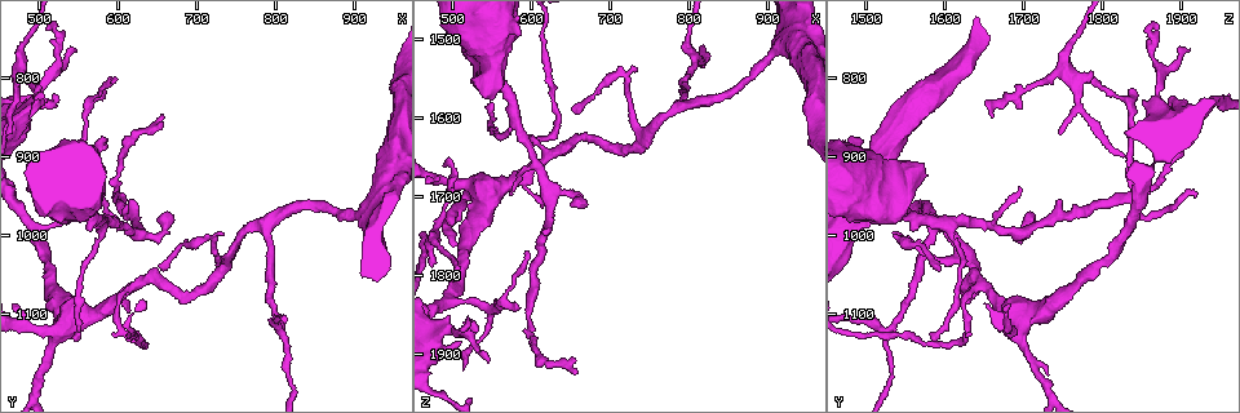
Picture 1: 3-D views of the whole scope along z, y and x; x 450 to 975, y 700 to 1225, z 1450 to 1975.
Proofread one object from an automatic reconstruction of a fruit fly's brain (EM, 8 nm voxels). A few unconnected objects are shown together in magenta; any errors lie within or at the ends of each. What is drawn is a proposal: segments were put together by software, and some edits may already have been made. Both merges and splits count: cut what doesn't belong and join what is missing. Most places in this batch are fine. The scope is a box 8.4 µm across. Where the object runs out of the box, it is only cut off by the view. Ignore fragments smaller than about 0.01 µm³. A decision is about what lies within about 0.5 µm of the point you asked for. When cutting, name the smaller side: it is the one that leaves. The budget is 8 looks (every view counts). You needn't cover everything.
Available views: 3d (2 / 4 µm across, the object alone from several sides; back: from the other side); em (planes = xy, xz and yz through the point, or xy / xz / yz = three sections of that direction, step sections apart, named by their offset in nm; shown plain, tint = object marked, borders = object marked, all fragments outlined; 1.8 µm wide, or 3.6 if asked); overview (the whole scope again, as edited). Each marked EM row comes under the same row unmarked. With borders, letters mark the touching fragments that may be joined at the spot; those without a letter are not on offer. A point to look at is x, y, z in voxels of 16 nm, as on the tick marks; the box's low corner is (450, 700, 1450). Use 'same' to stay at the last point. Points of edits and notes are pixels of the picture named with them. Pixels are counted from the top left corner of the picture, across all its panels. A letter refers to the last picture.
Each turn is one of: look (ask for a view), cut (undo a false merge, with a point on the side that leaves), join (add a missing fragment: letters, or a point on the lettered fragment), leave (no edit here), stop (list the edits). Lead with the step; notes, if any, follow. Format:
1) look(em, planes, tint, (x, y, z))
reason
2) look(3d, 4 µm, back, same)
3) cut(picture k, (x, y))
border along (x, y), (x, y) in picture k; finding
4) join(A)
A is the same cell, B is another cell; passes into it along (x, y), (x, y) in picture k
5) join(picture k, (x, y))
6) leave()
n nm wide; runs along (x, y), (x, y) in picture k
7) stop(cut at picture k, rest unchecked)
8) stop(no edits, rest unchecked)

look(em, yz, step 16, tint, (925, 960, 1505))
looks like a crossing

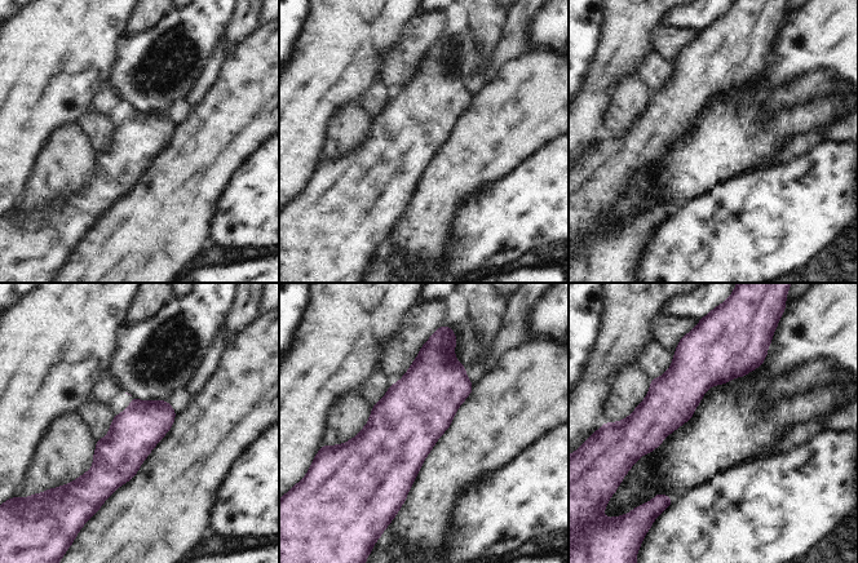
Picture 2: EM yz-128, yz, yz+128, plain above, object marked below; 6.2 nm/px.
look(em, planes, tint, same)
another direction

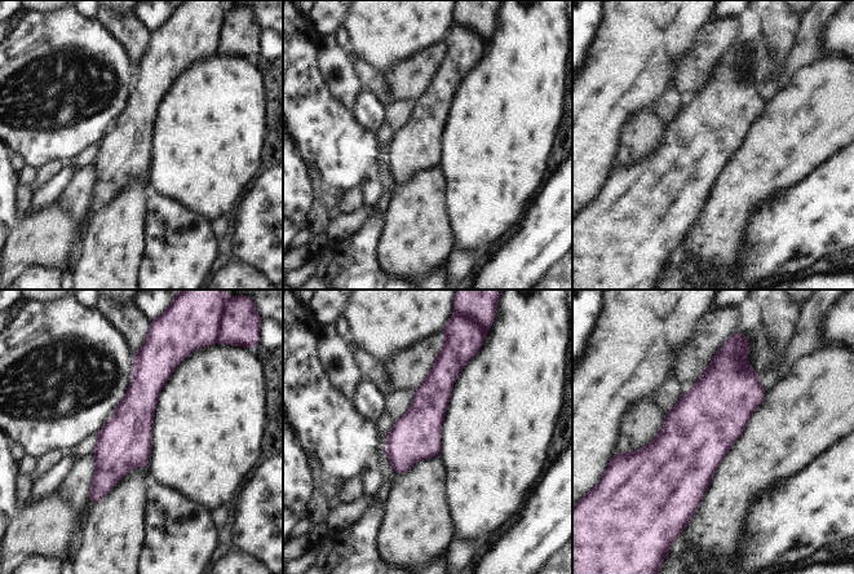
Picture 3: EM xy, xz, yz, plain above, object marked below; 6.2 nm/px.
look(em, planes, borders, same)

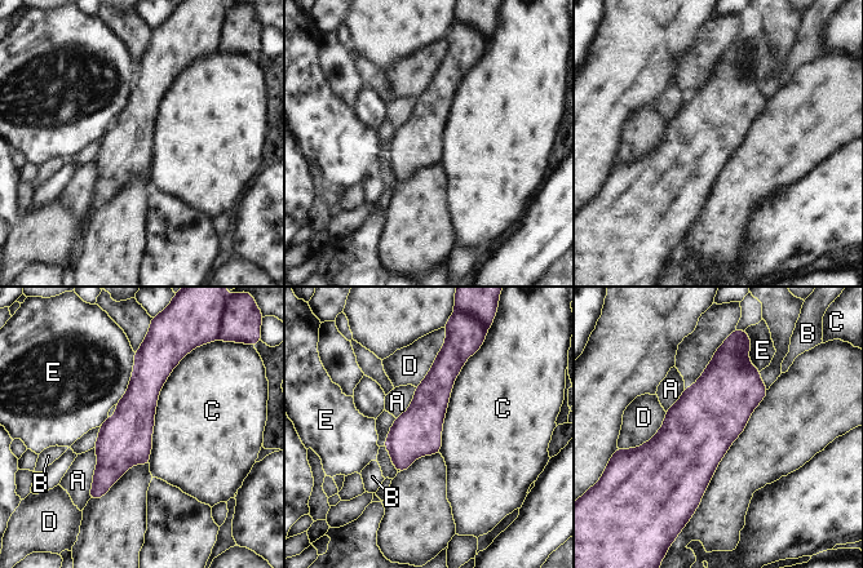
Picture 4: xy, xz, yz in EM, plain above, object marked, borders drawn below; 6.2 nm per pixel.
leave()
A, B, C, D and E are other cells; all the same neuron

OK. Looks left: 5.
look(3d, 2 µm, (790, 985, 1585))
a fork

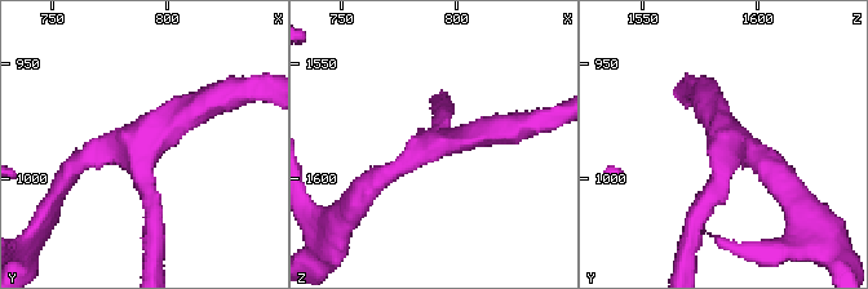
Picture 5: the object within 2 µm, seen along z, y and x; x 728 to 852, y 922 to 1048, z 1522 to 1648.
look(em, 3.6 µm, yz, step 8, tint, (784, 983, 1586))
3 arms

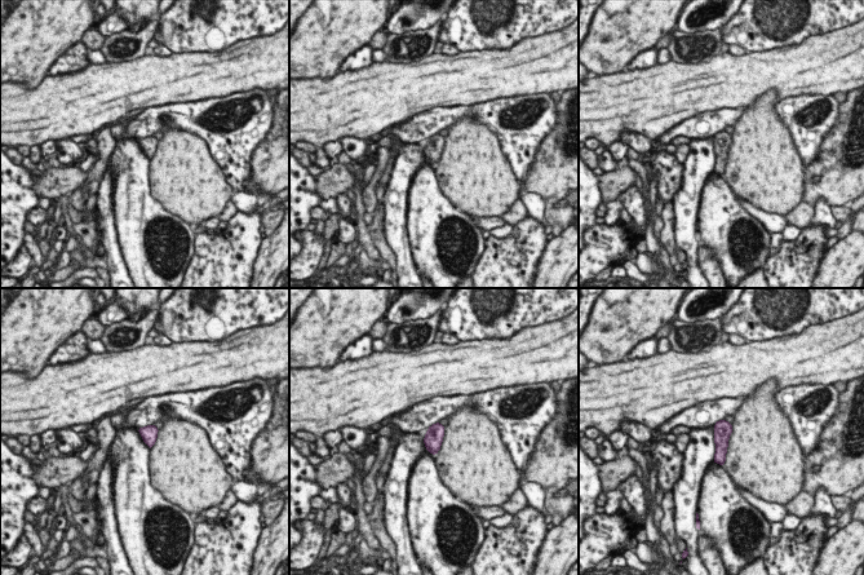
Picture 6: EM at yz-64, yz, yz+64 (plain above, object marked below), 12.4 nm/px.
look(em, 3.6 µm, planes, borders, same)

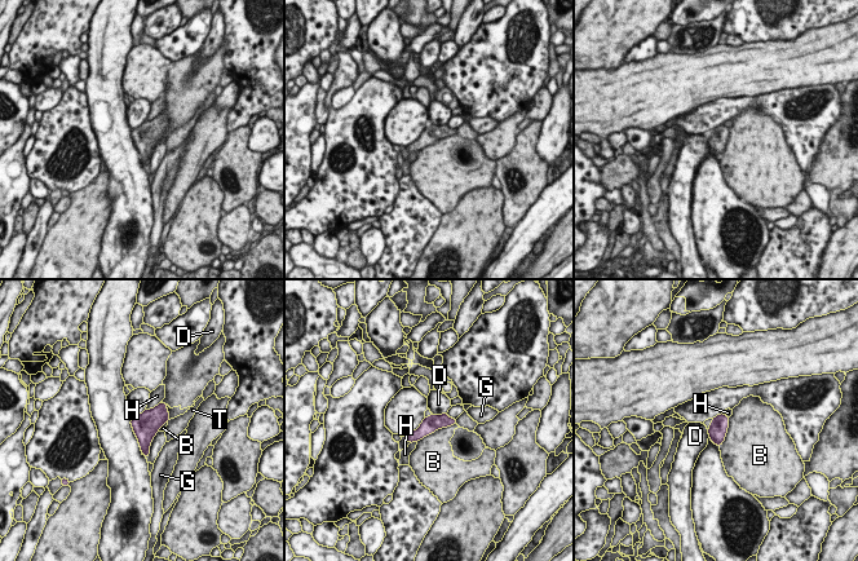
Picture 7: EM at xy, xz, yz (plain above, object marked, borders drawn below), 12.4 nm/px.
leave()
200 nm wide; B, D, G, H and T are other cells; runs along (450, 422), (433, 422), (410, 437) in picture 7; all the same neuron

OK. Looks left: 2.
look(3d, 2 µm, (510, 740, 1870))
thin end

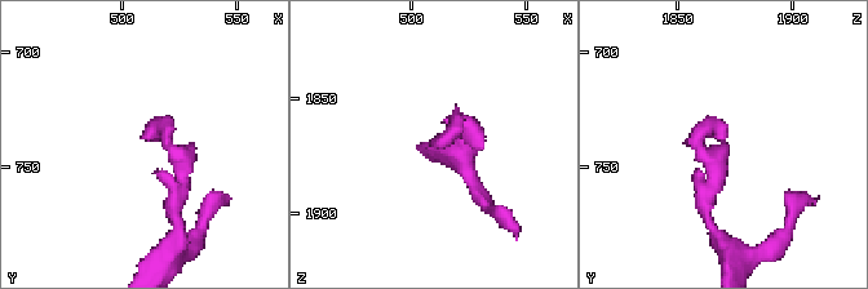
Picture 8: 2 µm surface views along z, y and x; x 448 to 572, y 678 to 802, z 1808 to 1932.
look(em, 3.6 µm, planes, borders, (508, 737, 1868))
now the EM

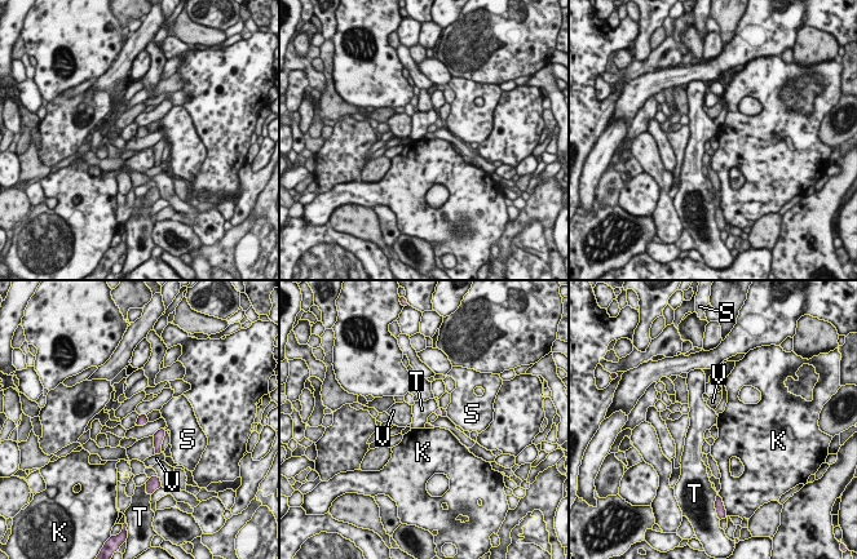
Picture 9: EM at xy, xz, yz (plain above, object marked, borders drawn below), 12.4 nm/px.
leave()
K, S, T and V are other cells; border along (140, 415), (133, 425) in picture 9; none of them fits

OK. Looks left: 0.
stop(no edits, rest unchecked)

